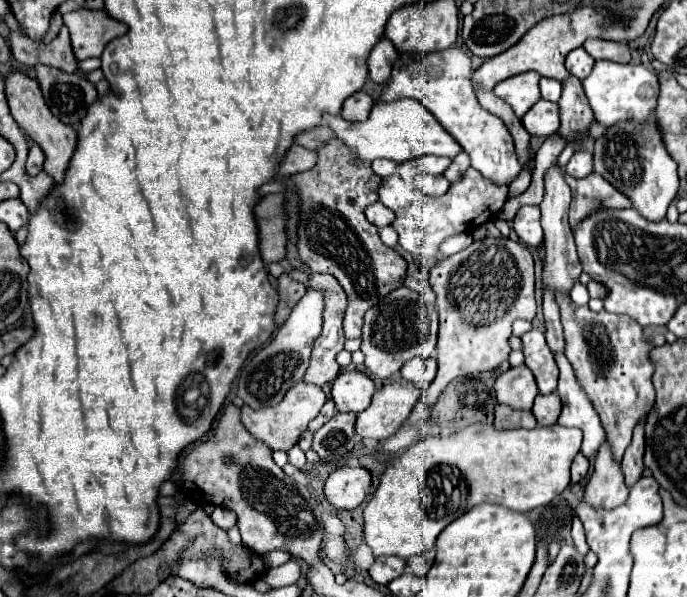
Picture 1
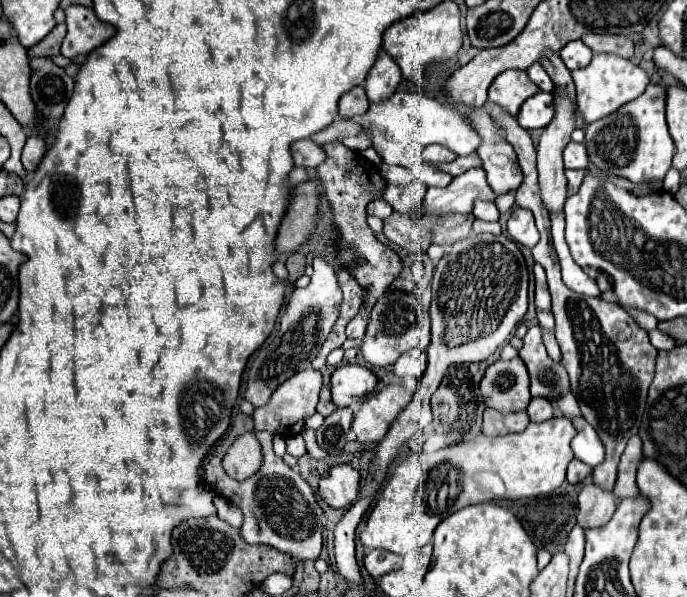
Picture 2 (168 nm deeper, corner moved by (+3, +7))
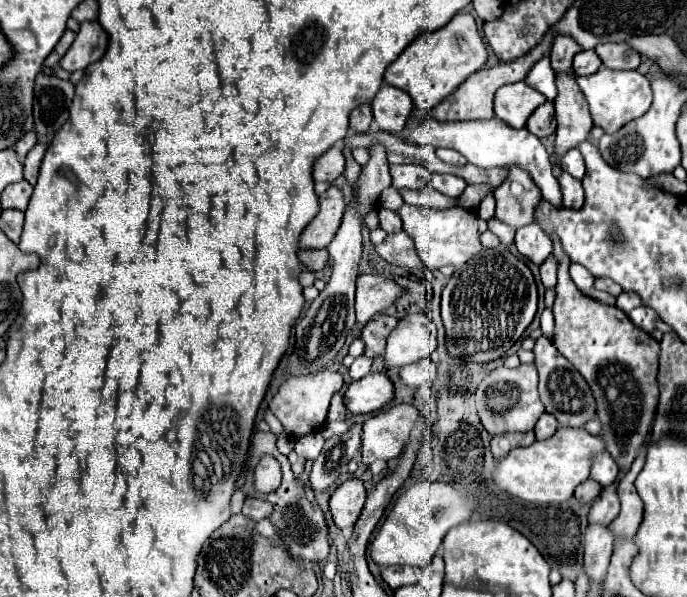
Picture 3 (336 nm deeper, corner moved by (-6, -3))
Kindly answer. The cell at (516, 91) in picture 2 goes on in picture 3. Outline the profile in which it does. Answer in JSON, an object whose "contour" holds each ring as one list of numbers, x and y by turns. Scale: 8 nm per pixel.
{"contour":[[525,82,507,84,495,94,495,116,511,128,523,128,535,108,545,104,541,92,529,88]]}

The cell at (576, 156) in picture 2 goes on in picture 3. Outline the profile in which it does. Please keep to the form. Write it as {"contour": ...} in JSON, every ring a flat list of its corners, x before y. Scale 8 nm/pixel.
{"contour":[[571,148,565,152,565,156,561,158,561,170,569,172,577,180,581,180,585,176,585,162,577,148]]}

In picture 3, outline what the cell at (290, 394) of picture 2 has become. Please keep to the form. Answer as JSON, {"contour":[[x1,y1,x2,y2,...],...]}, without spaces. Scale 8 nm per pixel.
{"contour":[[319,370,309,376,291,376,283,382,279,392,269,402,269,410,285,426,285,436,297,440,309,432,317,432,323,428,331,396,337,390,341,390,341,386,343,386,343,376,335,370]]}

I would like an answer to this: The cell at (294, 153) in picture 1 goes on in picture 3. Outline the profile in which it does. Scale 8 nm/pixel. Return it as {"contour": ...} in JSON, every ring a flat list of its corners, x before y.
{"contour":[[339,146,329,148,321,158,317,158,315,168,313,168,313,178,317,182,327,182,331,184,337,176,343,174,345,168,345,156]]}

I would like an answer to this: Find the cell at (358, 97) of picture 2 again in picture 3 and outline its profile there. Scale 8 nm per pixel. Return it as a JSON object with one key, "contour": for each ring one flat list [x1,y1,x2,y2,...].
{"contour":[[361,104,349,116,349,124,351,124,353,132,369,132,371,122,373,122,373,112,371,112,369,104]]}

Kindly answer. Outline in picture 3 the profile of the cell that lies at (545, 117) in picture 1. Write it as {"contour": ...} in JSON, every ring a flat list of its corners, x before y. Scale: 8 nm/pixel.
{"contour":[[545,102,543,106,539,106,539,108,529,116,525,128,527,128,531,134,535,134,537,138,555,134,555,108,553,108,553,102]]}

